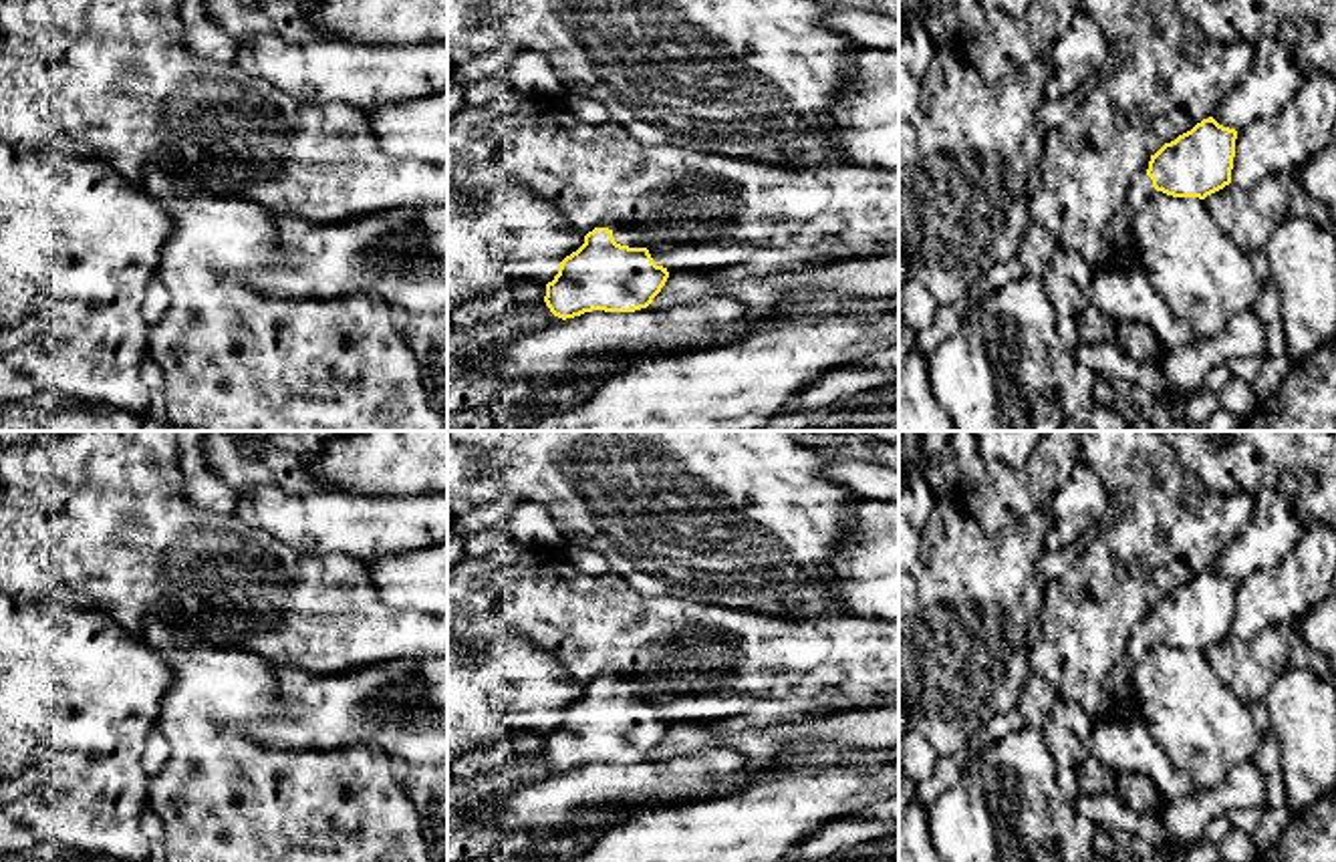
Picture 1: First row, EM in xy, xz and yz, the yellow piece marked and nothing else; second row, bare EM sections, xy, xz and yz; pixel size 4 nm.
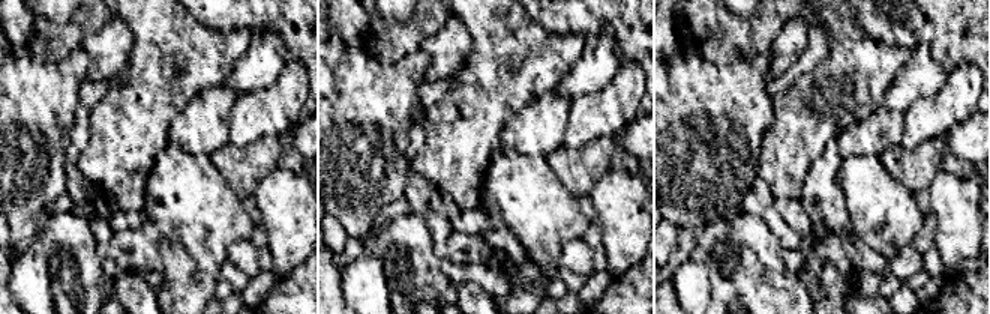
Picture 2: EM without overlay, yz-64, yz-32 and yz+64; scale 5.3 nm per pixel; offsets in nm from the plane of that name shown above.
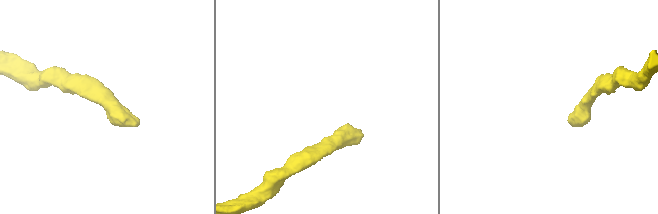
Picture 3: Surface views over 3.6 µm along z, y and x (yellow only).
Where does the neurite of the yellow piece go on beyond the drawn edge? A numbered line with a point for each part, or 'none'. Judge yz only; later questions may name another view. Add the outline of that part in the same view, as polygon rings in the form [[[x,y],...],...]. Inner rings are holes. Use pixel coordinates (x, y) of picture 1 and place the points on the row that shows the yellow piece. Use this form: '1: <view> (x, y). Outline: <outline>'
1: yz (1121, 226). Outline: [[[1141,173],[1132,179],[1124,203],[1110,220],[1110,250],[1104,270],[1143,272],[1132,260],[1132,220],[1153,189],[1153,179],[1147,173]]]

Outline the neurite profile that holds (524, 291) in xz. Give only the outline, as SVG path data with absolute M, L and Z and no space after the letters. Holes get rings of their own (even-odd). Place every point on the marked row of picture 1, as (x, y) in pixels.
M512 280L510 288L518 304L536 304L546 296L546 286L534 280Z

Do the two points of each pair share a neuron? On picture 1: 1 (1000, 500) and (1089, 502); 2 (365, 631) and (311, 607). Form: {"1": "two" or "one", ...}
{"1": "two", "2": "one"}

